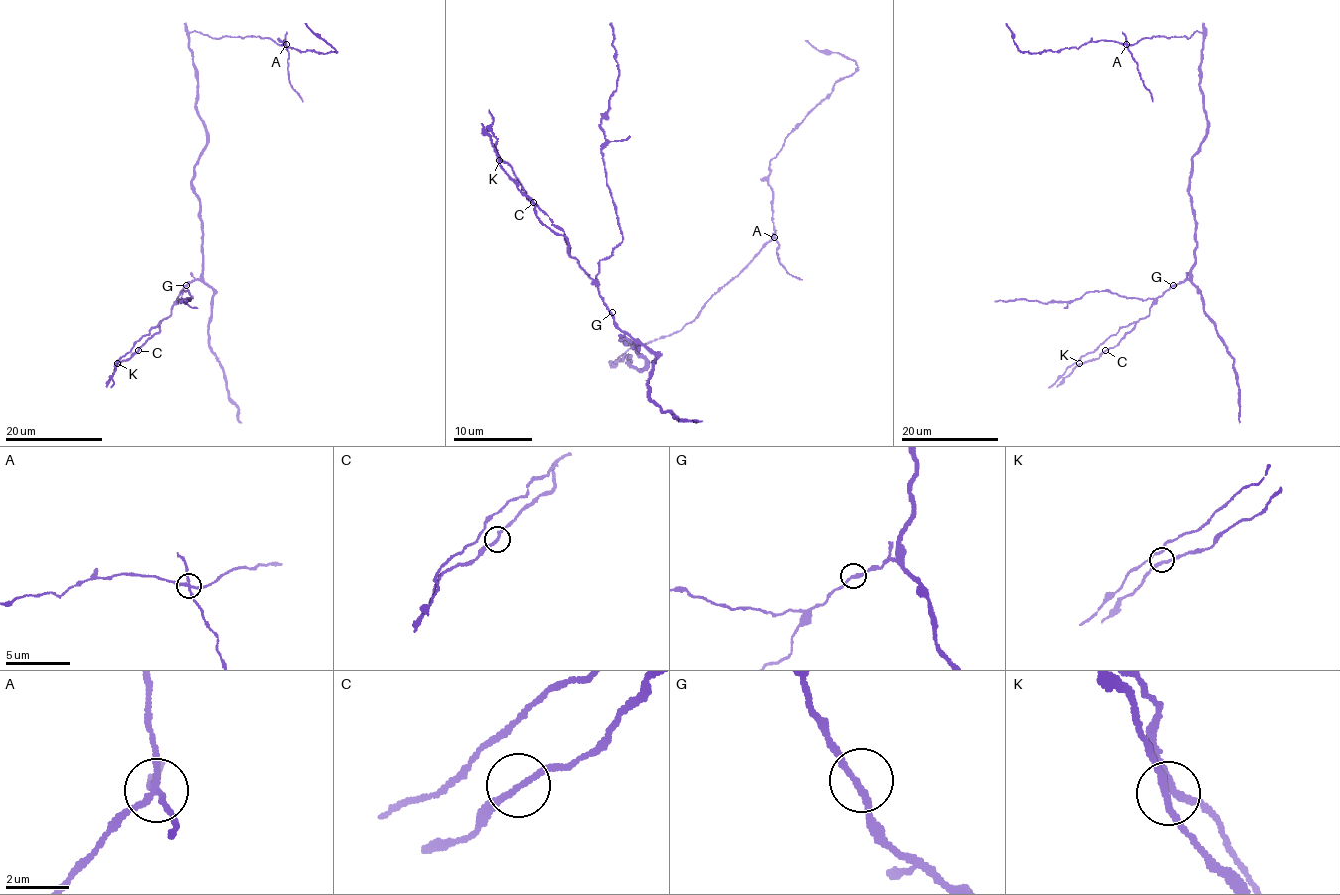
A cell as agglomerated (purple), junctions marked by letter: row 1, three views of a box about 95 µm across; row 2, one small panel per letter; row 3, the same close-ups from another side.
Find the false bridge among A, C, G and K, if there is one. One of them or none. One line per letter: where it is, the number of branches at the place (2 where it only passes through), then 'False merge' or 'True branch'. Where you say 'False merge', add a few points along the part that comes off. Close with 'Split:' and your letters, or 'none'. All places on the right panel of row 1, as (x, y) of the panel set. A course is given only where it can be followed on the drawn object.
A: Place: (1126, 44). Branches: 4. False merge. Course of the part to remove: (1127, 44), (1152, 101)
C: Place: (1105, 350). Branches: 2. True branch
G: Place: (1173, 285). Branches: 2. True branch
K: Place: (1079, 363). Branches: 4. True branch
Split: A

